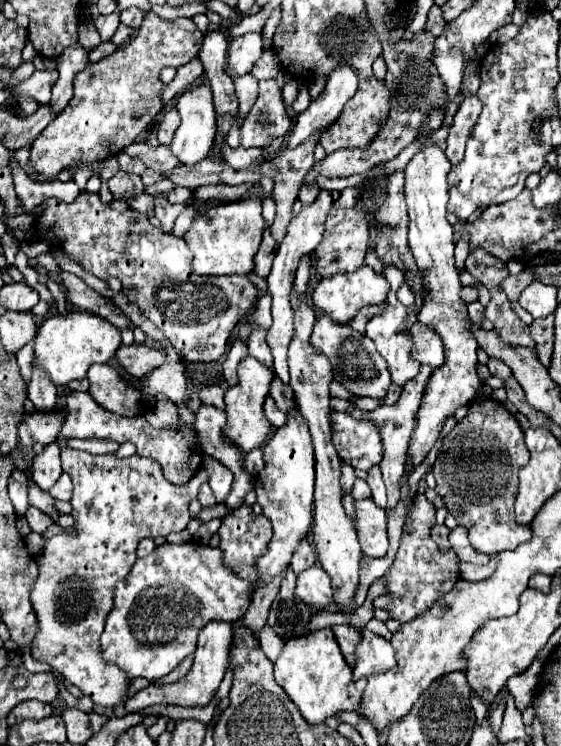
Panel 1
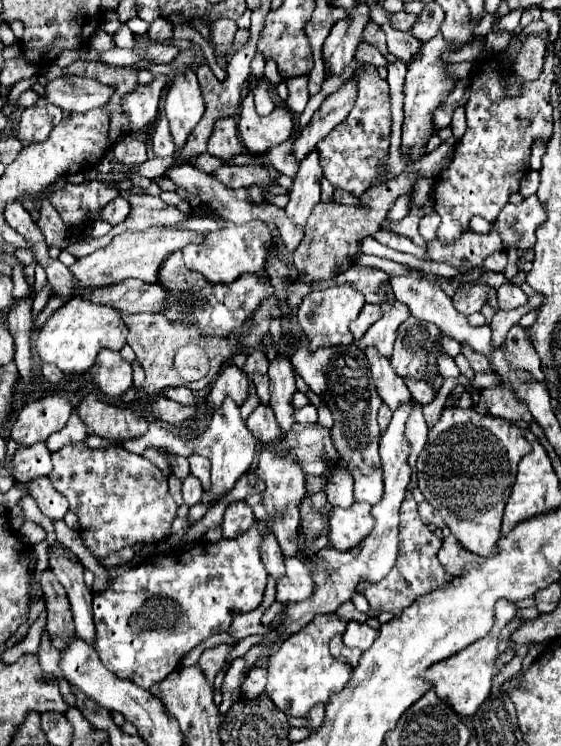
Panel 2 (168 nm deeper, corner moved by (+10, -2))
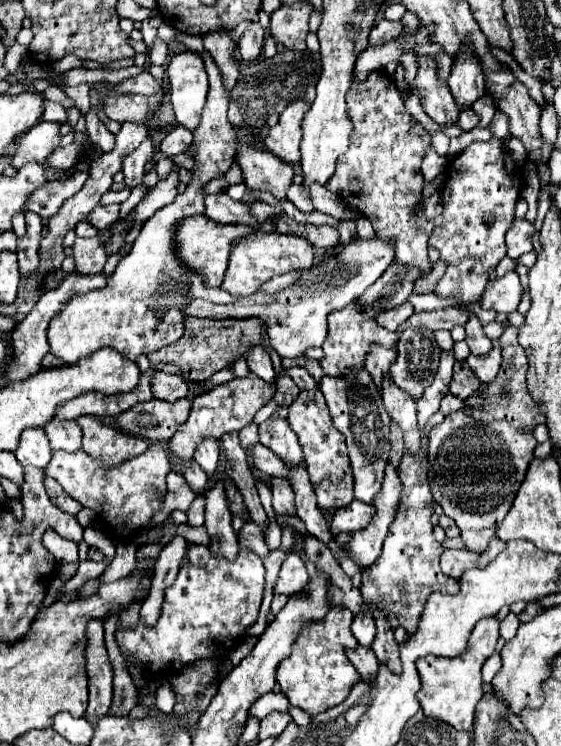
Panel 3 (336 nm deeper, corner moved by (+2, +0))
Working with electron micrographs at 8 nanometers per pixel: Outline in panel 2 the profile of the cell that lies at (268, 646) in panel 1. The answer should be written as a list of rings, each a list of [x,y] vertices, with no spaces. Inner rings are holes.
[[[254,666],[254,670],[250,670],[242,684],[242,694],[246,698],[256,698],[258,694],[262,694],[266,686],[266,674],[268,674],[266,666]]]

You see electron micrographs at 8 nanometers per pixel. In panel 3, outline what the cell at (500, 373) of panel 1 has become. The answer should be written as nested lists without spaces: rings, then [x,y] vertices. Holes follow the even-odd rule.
[[[470,312],[470,320],[466,322],[464,328],[466,328],[466,344],[470,346],[472,354],[482,356],[482,354],[486,354],[486,352],[492,350],[492,340],[484,334],[482,324],[480,324],[480,320],[476,318],[474,312]]]

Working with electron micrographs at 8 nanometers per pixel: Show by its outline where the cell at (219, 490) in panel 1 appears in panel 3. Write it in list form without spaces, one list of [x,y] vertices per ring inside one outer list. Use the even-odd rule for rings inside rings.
[[[202,440],[194,452],[194,460],[204,468],[208,476],[212,476],[218,468],[218,458],[220,458],[220,446],[218,440]]]

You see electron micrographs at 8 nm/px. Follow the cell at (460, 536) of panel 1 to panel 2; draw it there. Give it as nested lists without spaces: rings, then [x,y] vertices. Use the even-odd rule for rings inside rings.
[[[450,534],[450,536],[446,536],[446,538],[442,540],[442,548],[440,548],[440,552],[438,552],[438,560],[442,562],[442,566],[444,566],[450,574],[456,576],[458,572],[464,570],[464,566],[466,566],[468,562],[476,562],[476,560],[482,560],[482,558],[476,556],[476,554],[470,554],[470,552],[466,552],[466,550],[462,550],[462,546],[458,546],[458,540],[454,540],[452,534]]]

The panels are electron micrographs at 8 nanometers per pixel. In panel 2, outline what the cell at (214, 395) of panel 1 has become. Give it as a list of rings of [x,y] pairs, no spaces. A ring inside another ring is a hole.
[[[164,388],[162,394],[166,398],[170,398],[170,400],[176,400],[176,402],[184,404],[184,406],[196,404],[196,396],[194,396],[194,392],[190,388]]]

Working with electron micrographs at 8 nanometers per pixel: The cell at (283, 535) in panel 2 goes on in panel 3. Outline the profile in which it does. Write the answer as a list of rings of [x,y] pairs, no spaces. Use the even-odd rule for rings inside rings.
[[[272,478],[270,488],[272,488],[272,506],[276,512],[284,512],[284,514],[296,512],[294,492],[292,492],[286,478]]]

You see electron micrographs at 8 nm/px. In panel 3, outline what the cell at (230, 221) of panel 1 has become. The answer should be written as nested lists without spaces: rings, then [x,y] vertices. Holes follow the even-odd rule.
[[[254,228],[254,234],[242,238],[234,246],[220,288],[234,298],[244,298],[258,292],[260,286],[272,280],[276,274],[286,274],[290,270],[308,270],[312,268],[312,264],[314,264],[314,246],[306,238],[290,234],[264,234],[262,230]]]

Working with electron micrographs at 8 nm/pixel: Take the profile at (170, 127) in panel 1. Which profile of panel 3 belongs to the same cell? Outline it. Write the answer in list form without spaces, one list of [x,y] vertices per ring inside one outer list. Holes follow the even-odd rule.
[[[178,126],[178,128],[174,128],[174,130],[162,140],[160,150],[162,150],[164,154],[174,156],[174,154],[184,152],[190,142],[192,142],[192,132],[186,130],[186,128],[182,128],[182,126]]]

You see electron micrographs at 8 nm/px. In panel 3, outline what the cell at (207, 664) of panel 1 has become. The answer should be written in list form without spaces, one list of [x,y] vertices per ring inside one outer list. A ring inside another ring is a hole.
[[[268,692],[268,694],[262,696],[262,700],[258,700],[258,704],[254,704],[250,708],[250,716],[256,716],[256,718],[262,720],[264,716],[268,716],[274,710],[288,710],[288,702],[286,702],[284,694]]]

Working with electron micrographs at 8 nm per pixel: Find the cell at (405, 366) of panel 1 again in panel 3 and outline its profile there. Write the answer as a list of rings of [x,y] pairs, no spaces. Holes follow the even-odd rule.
[[[384,378],[382,384],[382,400],[386,404],[386,412],[390,414],[392,422],[400,426],[404,432],[404,452],[418,452],[420,448],[420,430],[416,424],[416,402],[406,392],[402,392],[396,384]]]

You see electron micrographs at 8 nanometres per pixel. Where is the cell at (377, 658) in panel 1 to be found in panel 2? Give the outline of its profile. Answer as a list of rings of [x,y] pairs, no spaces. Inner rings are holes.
[[[348,622],[348,628],[344,632],[344,644],[348,648],[358,648],[358,650],[368,650],[372,642],[376,640],[378,630],[370,628],[368,624],[358,624],[358,622]]]

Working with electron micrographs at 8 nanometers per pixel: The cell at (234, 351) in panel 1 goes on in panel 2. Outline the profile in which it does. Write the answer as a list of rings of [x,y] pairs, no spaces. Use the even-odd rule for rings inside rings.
[[[226,364],[220,370],[220,374],[214,380],[212,390],[208,394],[208,402],[210,402],[208,406],[218,408],[226,396],[232,396],[238,404],[242,404],[248,396],[248,380],[244,378],[242,370],[234,364]]]

